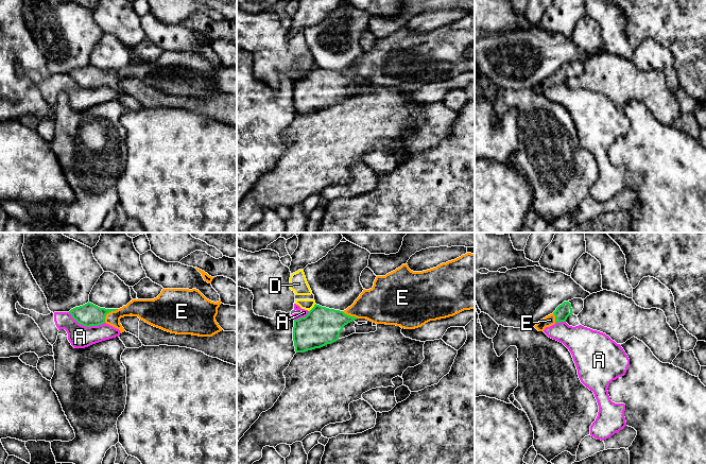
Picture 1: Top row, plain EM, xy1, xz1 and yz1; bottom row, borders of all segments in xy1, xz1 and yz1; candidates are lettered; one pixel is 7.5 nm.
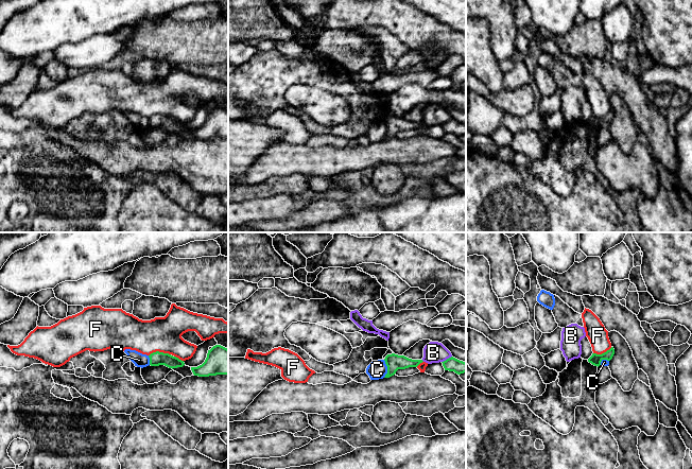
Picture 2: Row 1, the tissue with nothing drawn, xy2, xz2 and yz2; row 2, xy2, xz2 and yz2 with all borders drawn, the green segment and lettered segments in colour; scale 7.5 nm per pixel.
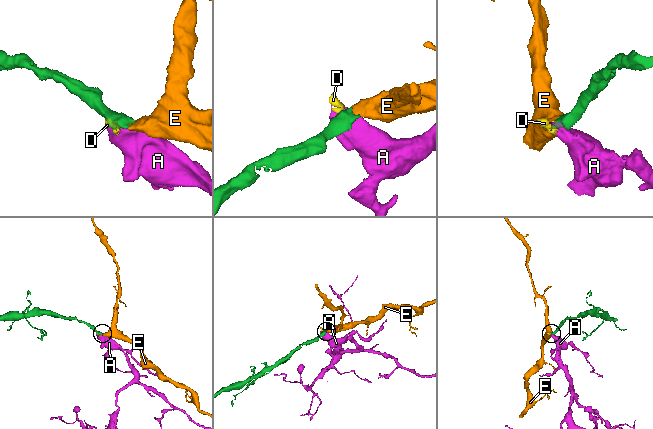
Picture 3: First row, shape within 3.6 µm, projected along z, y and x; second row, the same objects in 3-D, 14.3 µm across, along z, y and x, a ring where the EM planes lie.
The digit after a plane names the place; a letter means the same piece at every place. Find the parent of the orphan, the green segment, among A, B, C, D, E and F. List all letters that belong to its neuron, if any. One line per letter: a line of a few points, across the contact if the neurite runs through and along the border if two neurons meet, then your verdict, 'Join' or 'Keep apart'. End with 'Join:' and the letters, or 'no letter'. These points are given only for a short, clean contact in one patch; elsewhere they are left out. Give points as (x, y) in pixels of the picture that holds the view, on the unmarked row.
A: Line: xy1 (68, 74), (79, 85), (86, 88), (98, 88), (104, 85). Keep apart
B: Keep apart
C: Line: xz2 (383, 122), (386, 128), (384, 139). Keep apart
D: Line: xz1 (315, 66), (309, 73). Keep apart
E: Line: xy1 (88, 76), (108, 74), (140, 70). Join
F: Keep apart
Join: E

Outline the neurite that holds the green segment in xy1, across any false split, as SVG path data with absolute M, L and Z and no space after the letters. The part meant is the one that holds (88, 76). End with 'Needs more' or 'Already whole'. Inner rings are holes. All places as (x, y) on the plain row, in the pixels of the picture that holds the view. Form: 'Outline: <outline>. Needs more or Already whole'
Outline: M162 51L154 62L132 62L120 71L100 70L88 64L69 75L83 88L106 85L121 96L125 92L120 81L132 78L171 96L212 99L223 92L216 83L221 66L221 62L211 64L196 51Z. Needs more

